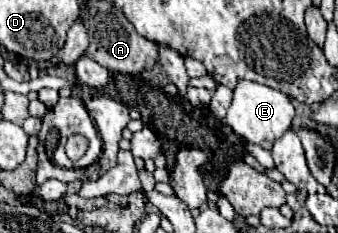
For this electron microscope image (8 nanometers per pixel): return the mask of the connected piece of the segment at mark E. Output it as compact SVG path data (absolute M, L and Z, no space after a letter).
M238 79L238 85L234 87L234 97L228 107L224 123L228 127L232 127L234 133L242 135L246 141L260 145L264 149L270 149L274 145L274 141L280 139L290 129L292 117L294 117L294 107L284 93L280 93L272 87L254 83L254 81Z

